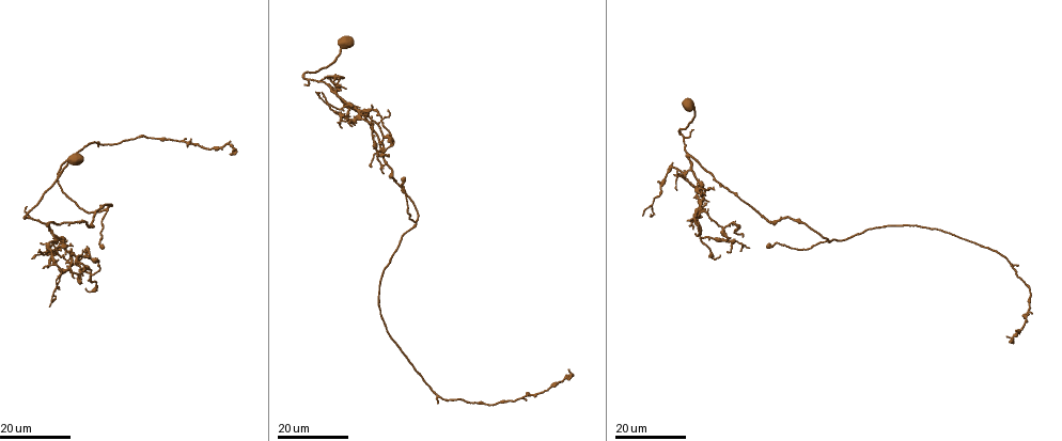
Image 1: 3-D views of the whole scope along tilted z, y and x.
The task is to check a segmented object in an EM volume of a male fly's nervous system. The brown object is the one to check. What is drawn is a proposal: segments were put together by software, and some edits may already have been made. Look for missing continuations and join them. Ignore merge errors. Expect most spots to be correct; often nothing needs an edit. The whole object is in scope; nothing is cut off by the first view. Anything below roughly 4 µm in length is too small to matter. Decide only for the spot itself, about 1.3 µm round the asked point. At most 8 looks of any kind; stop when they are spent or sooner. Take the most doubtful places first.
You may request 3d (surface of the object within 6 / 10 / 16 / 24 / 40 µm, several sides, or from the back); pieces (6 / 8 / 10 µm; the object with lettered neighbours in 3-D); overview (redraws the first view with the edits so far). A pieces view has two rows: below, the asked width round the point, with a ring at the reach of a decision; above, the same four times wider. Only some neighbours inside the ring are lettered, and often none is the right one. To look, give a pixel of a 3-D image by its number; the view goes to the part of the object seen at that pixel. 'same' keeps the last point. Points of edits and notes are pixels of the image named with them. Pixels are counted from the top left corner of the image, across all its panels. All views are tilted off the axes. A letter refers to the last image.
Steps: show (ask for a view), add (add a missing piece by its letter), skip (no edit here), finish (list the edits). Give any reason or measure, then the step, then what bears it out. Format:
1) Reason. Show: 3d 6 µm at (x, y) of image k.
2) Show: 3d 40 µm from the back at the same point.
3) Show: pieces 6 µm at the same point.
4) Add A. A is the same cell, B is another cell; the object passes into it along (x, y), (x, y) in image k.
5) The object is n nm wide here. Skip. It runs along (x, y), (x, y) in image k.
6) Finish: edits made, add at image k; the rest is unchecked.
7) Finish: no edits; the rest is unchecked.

Thin end. Show: 3d 24 µm at (699, 197) of image 1.

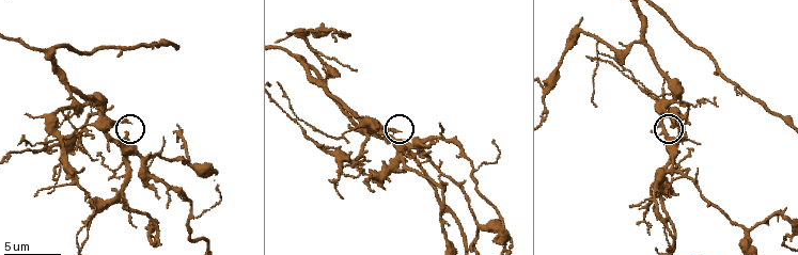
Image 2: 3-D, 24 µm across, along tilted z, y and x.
See the neighbours. Show: pieces 8 µm at (399, 132) of image 2.

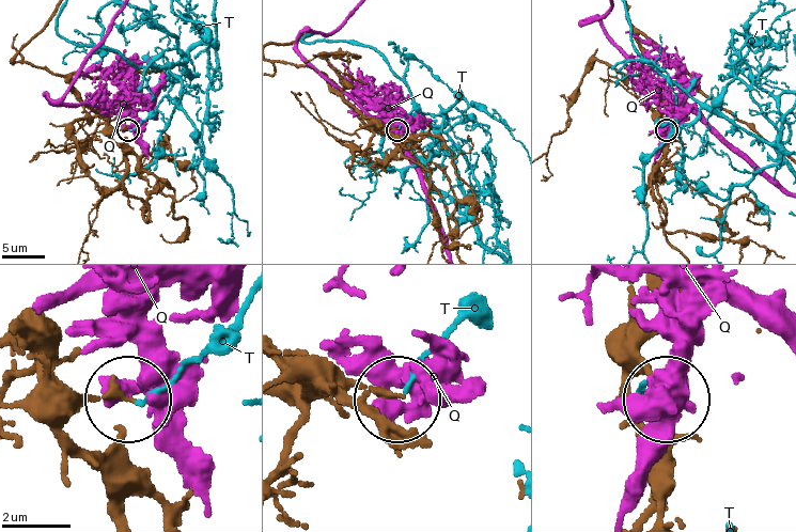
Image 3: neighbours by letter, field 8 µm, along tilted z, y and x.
Skip. Q and T are other cells; it runs along (286, 354), (395, 396) in image 3; none of them fits.

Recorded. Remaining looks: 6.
Tapers out. Show: 3d 16 µm at (566, 379) of image 1.

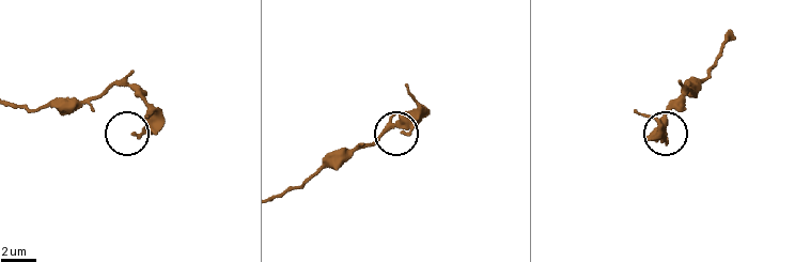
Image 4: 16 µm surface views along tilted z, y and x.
Show: pieces 8 µm at (133, 134) of image 4.

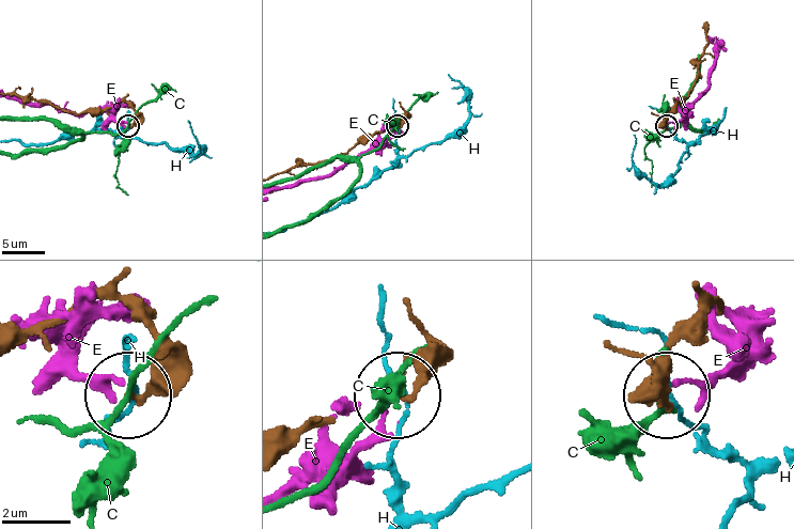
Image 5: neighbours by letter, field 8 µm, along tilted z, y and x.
The object is 140 nm wide here. Skip. C, E and H are other cells; none of them fits.

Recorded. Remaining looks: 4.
Free end. Show: 3d 24 µm at (1019, 265) of image 1.

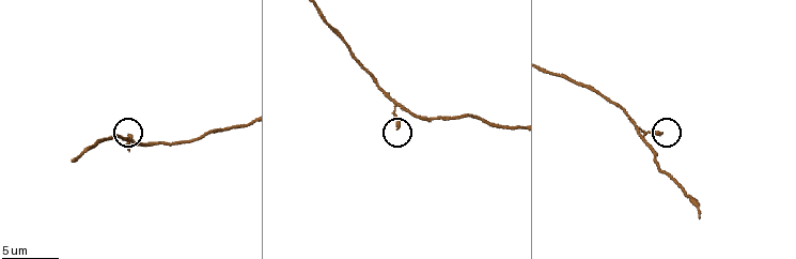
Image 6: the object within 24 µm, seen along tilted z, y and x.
Show: 3d 10 µm at (398, 126) of image 6.

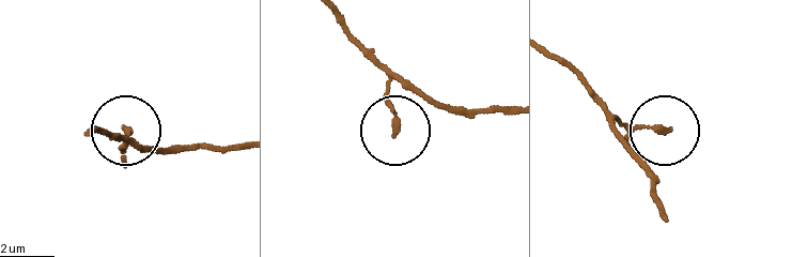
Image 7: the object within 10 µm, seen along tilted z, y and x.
Show: pieces 10 µm at (397, 131) of image 7.

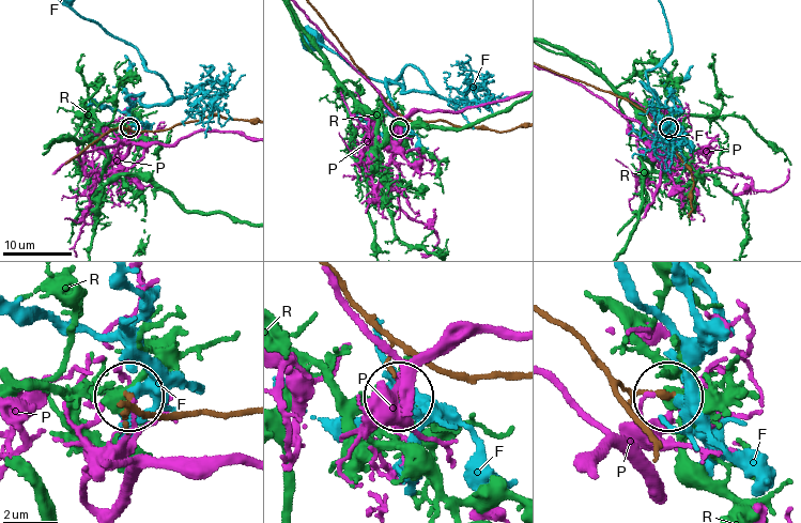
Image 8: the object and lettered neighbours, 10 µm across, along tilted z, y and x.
Skip. F, P and R are other cells; it runs along (556, 317), (625, 387), (664, 398) in image 8; none of them fits.

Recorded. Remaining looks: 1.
Free end. Show: pieces 6 µm at (98, 154) of image 2.

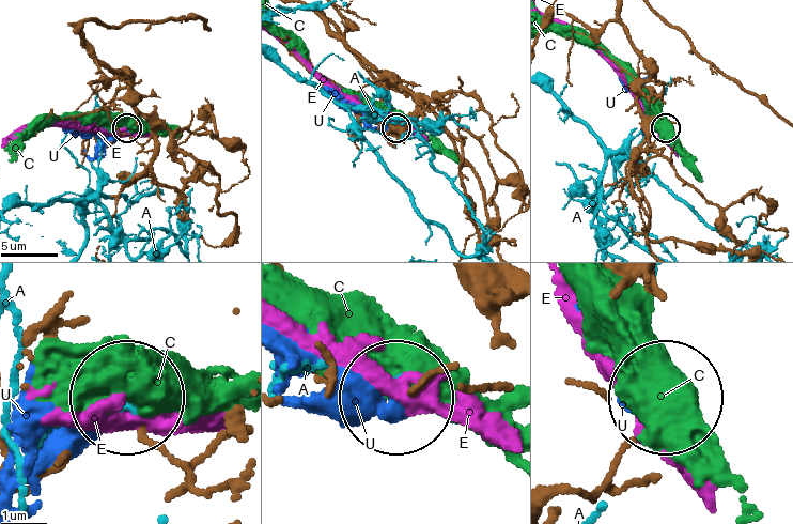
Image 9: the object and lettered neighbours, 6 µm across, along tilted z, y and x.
Skip. A, C, E and U are other cells; none of them fits.

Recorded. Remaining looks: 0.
Finish: no edits; the rest is unchecked.

